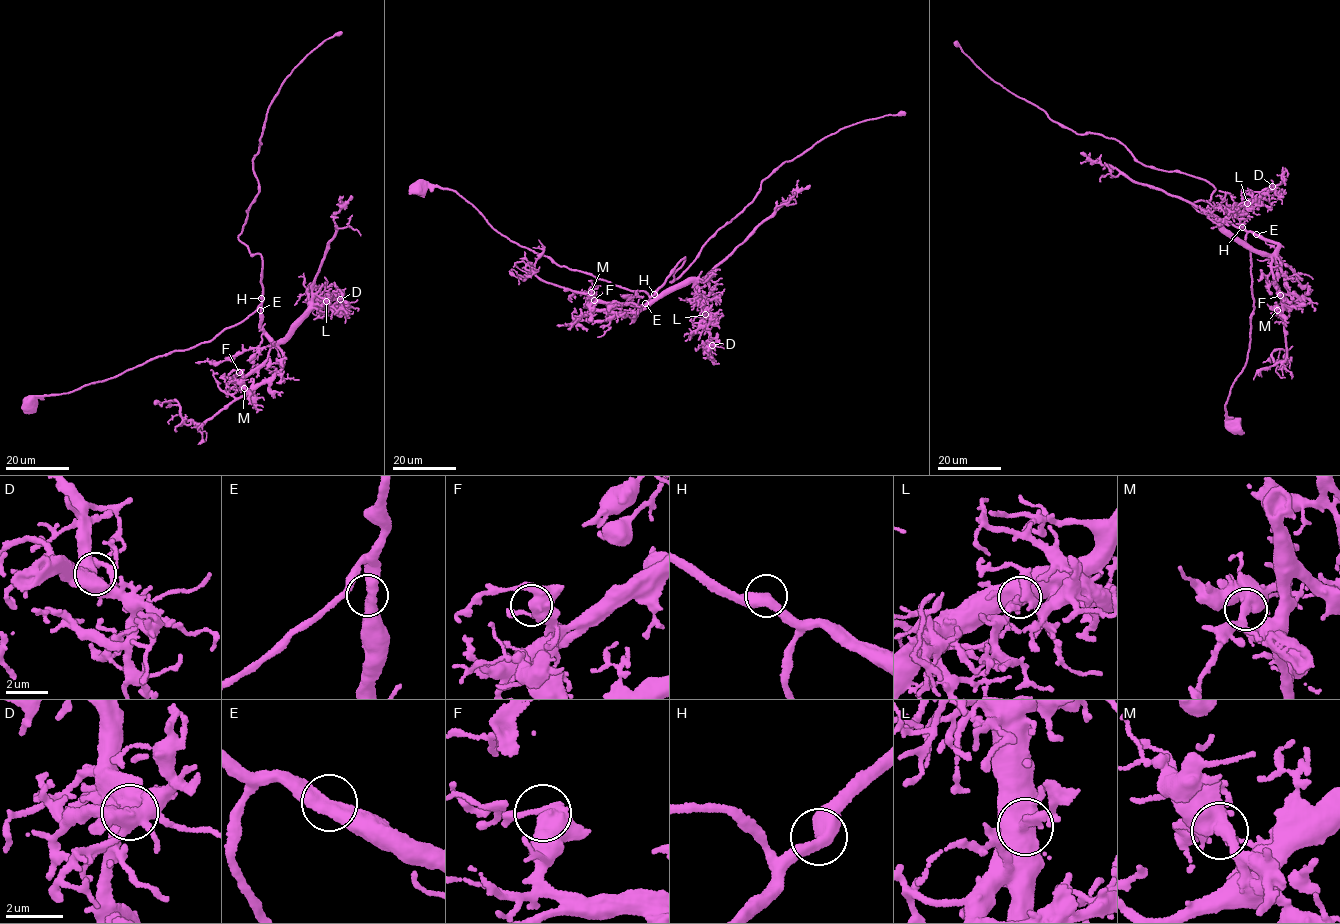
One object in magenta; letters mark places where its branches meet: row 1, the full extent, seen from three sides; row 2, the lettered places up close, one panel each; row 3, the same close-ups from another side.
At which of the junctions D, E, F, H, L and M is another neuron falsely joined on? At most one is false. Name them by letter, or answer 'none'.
none

